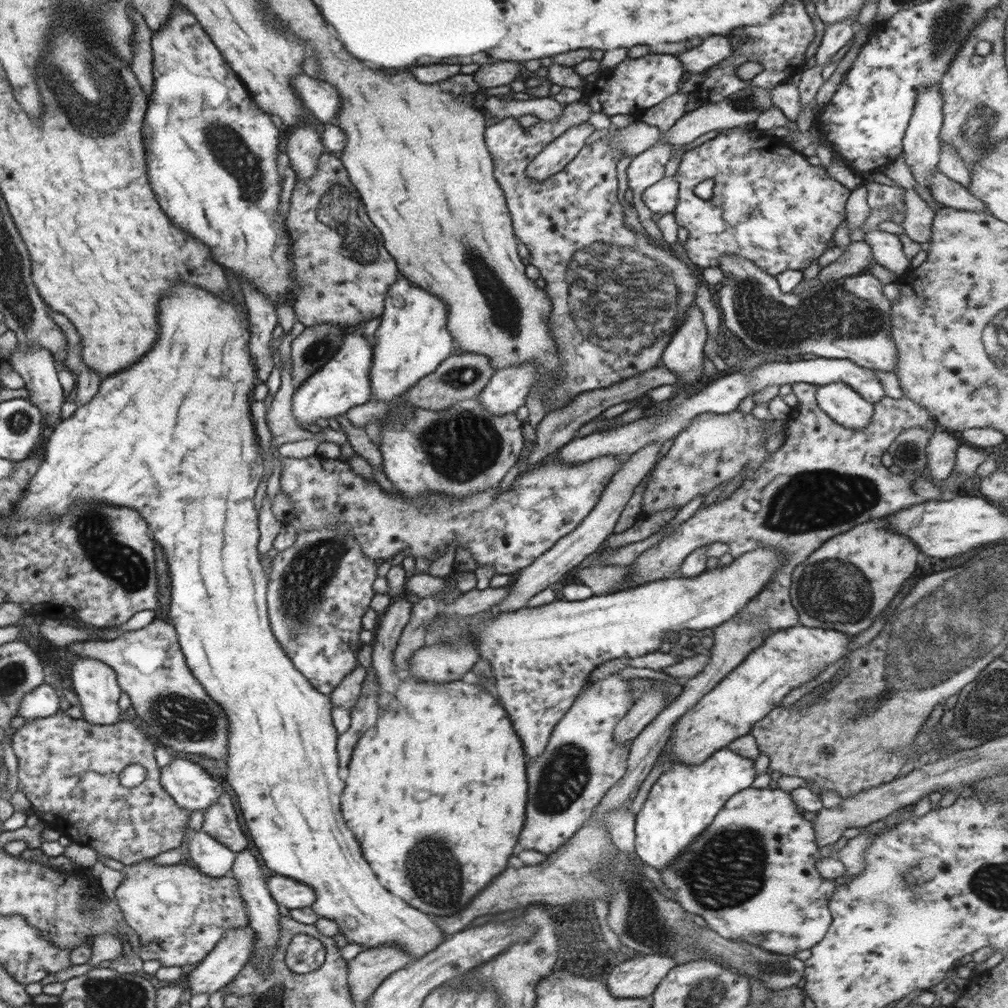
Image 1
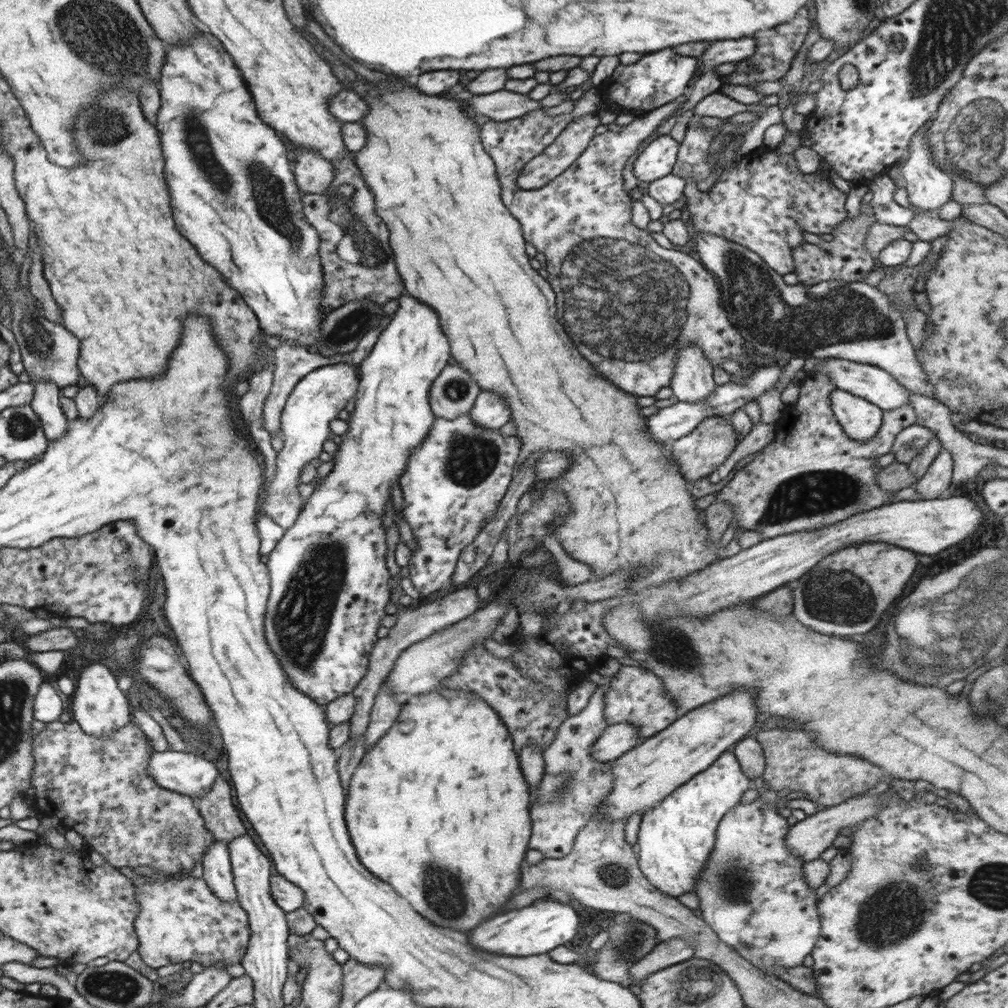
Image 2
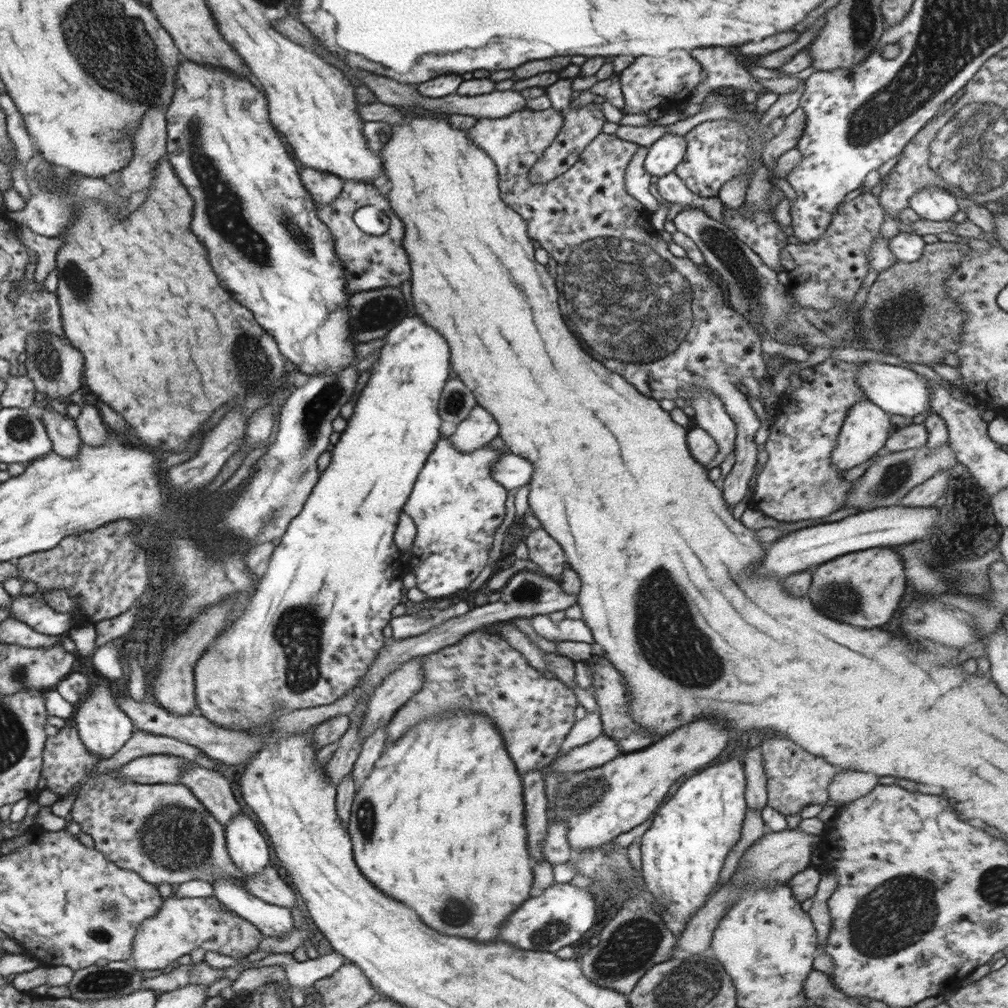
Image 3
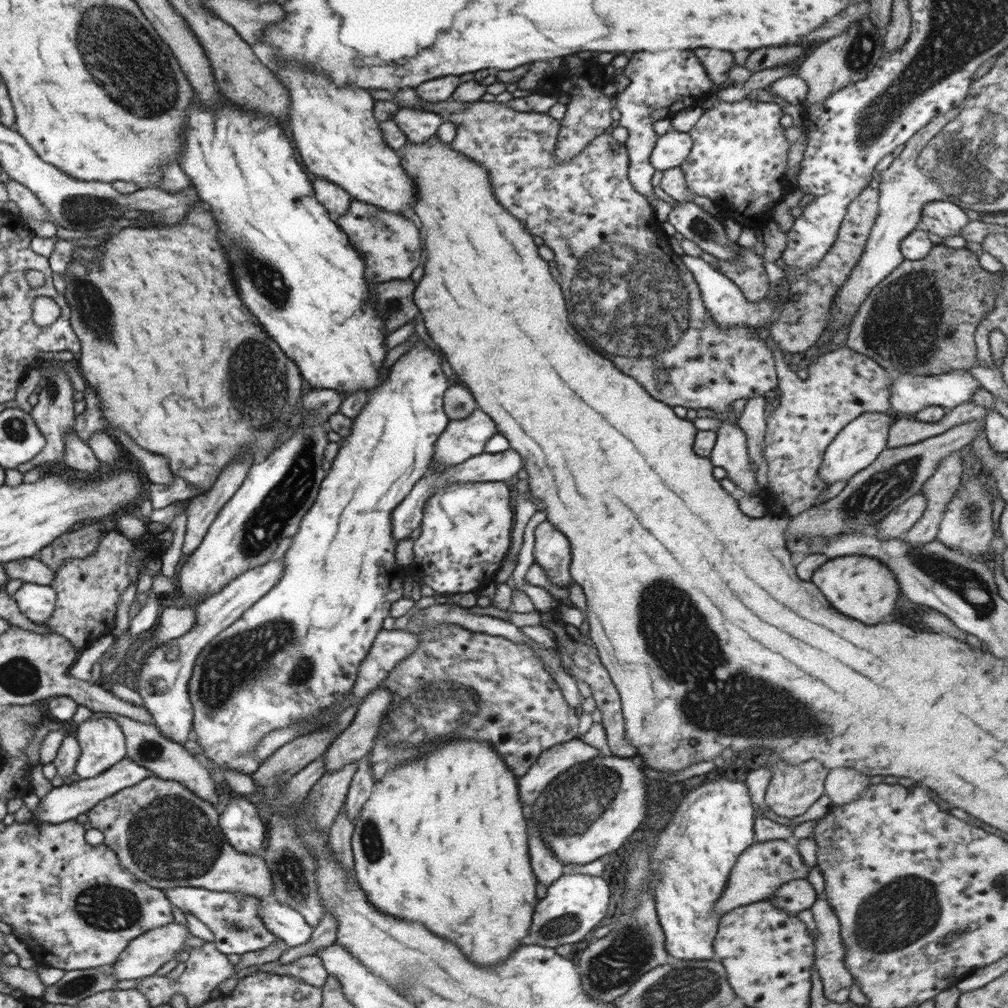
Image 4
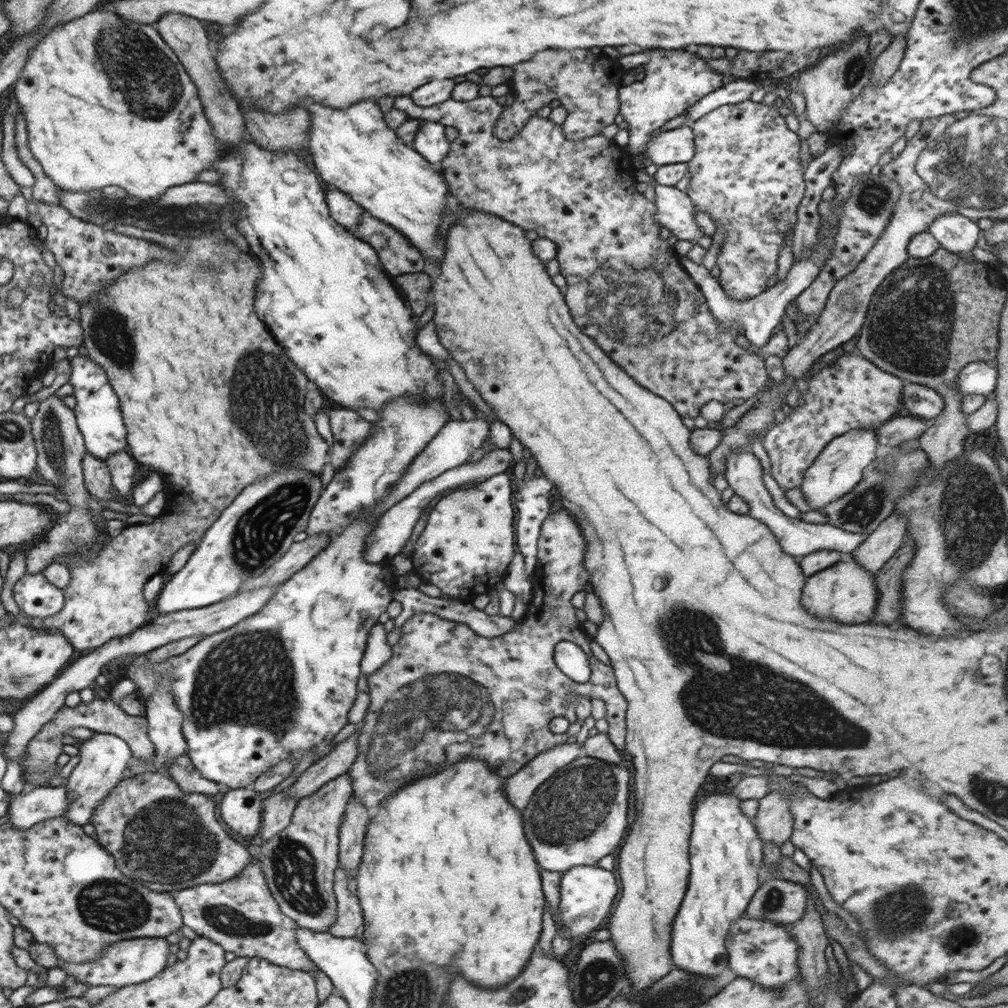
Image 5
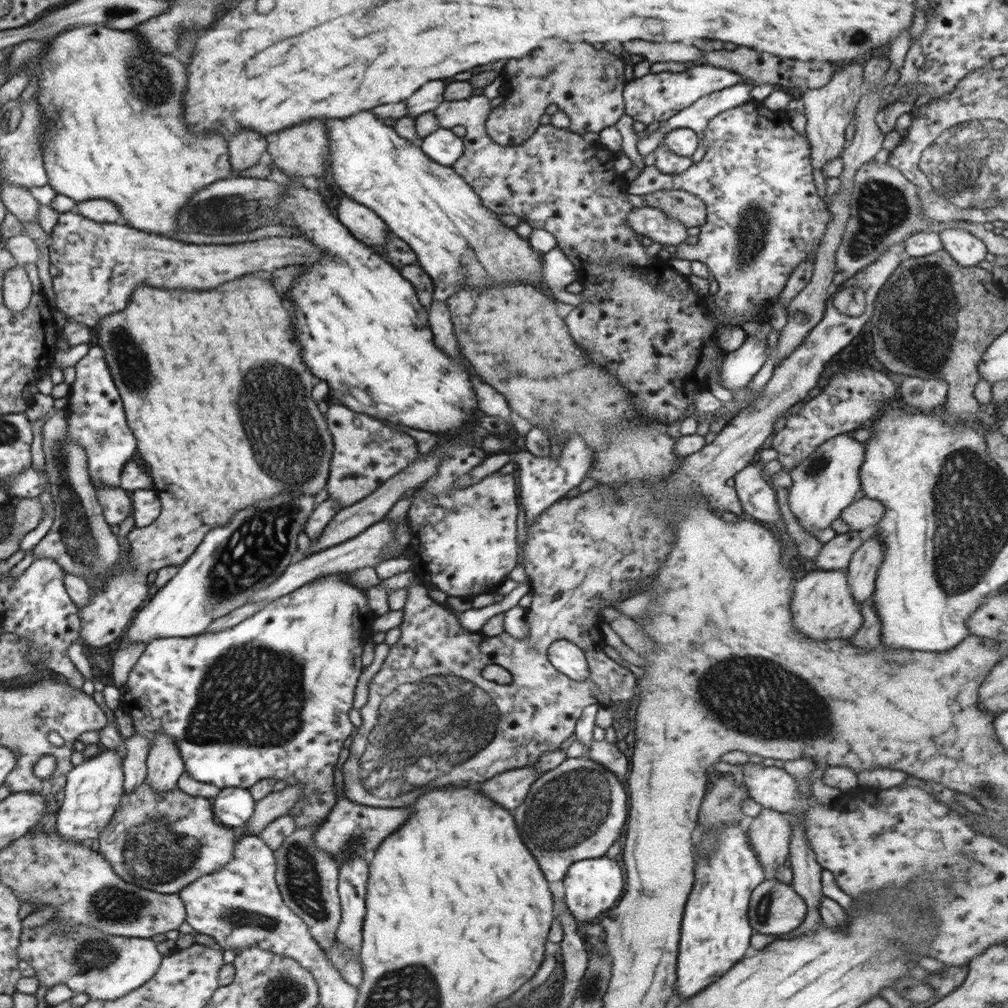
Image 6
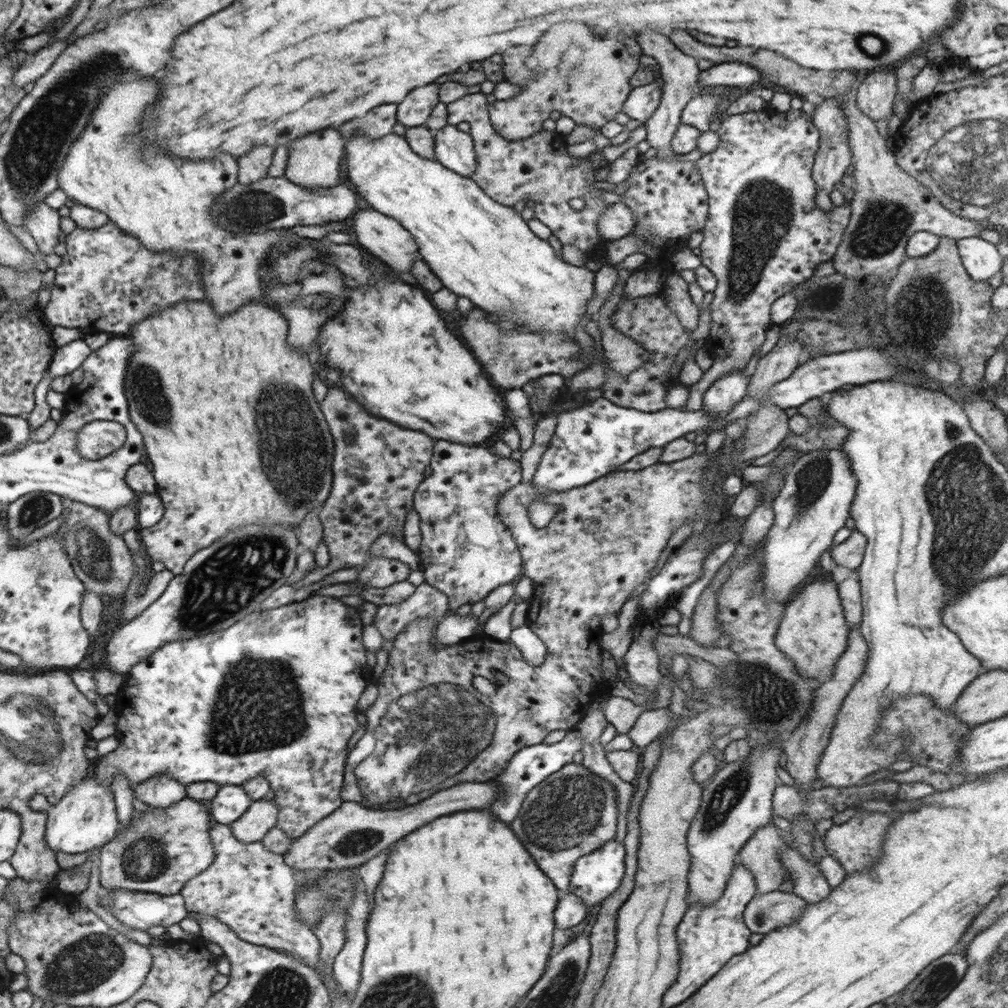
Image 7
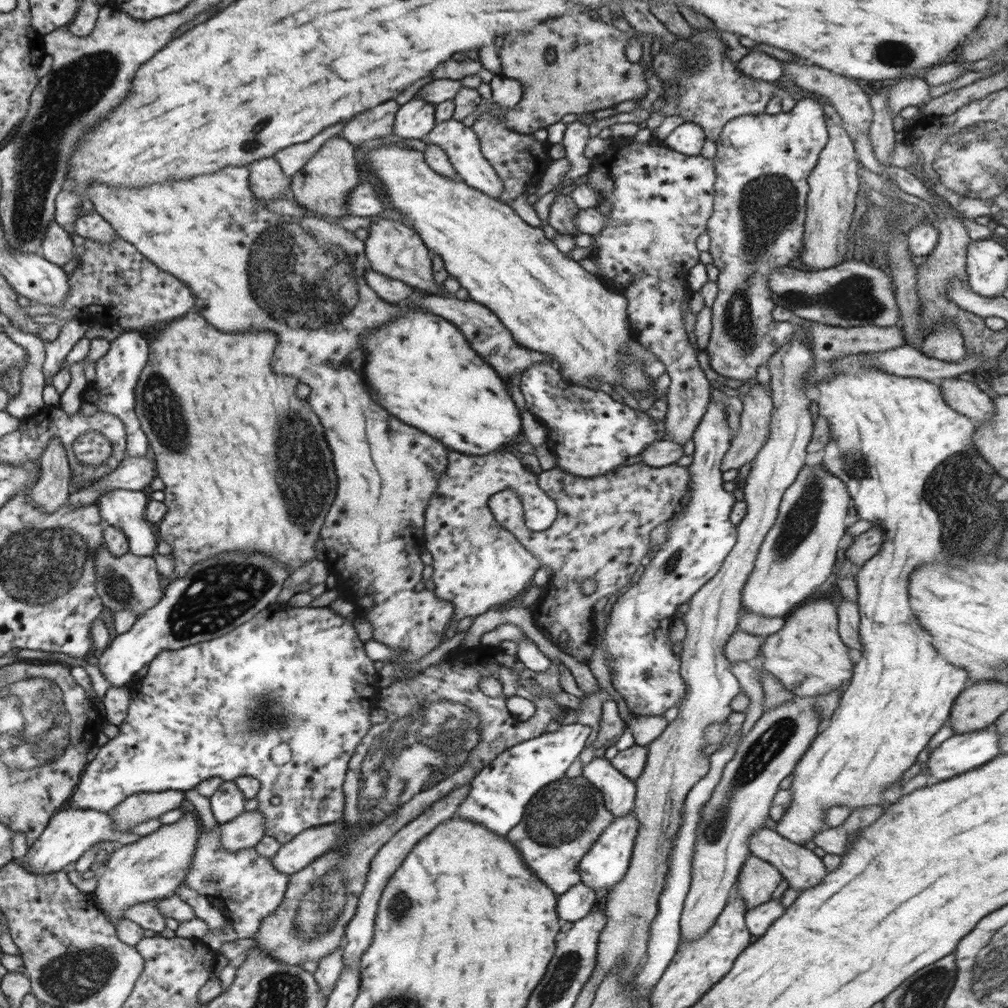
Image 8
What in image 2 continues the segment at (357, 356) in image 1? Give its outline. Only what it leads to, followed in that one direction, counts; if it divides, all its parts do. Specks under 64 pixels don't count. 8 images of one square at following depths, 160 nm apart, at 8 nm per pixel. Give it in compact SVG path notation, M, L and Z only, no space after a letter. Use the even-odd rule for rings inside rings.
M350 362L329 364L316 368L296 383L281 412L282 440L284 447L277 452L277 466L269 488L262 493L259 511L272 517L284 530L294 526L303 509L302 497L296 486L300 484L302 468L322 454L322 444L331 430L329 424L354 396L360 377L356 365Z

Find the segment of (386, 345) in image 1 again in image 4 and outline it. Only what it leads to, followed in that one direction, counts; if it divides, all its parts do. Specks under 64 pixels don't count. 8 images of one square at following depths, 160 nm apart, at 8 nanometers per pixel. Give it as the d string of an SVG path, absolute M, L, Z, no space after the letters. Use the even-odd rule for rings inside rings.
M418 343L410 347L408 354L404 354L388 372L388 380L383 380L375 389L368 392L367 404L362 408L361 412L353 418L351 433L342 438L340 449L334 458L330 470L326 473L320 485L316 500L304 514L300 521L297 533L292 537L292 543L283 555L282 563L284 563L284 574L280 578L280 582L273 586L263 598L260 598L250 609L246 610L242 617L238 618L230 627L220 632L216 639L212 639L210 643L200 652L193 668L193 673L189 682L189 696L192 708L194 708L193 728L194 741L196 741L205 750L206 762L212 761L217 765L226 765L228 768L238 769L241 773L251 775L262 764L255 755L255 746L258 741L272 730L283 729L290 726L296 721L318 721L318 727L327 727L331 725L341 711L336 709L336 705L340 705L350 698L352 694L351 688L357 679L357 672L360 663L366 658L371 649L372 643L376 636L383 630L384 620L390 616L390 607L394 602L403 598L400 590L392 590L394 594L386 594L386 590L390 590L390 582L384 580L376 580L382 572L382 568L392 574L397 566L396 564L396 546L398 541L392 536L392 511L406 498L406 495L414 488L414 485L427 473L429 473L429 464L431 463L433 454L435 453L435 444L438 437L444 432L444 429L451 421L444 412L443 394L448 388L448 377L442 371L442 358L438 352L434 352L426 343Z

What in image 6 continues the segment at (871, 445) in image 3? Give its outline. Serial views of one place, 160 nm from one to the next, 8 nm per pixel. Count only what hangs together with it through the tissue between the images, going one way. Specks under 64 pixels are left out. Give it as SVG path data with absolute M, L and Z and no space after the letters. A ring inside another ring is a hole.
M844 433L823 442L790 471L793 483L788 489L788 504L806 532L816 536L816 532L830 527L831 522L840 517L840 513L854 502L854 496L861 489L859 468L864 459L865 444Z

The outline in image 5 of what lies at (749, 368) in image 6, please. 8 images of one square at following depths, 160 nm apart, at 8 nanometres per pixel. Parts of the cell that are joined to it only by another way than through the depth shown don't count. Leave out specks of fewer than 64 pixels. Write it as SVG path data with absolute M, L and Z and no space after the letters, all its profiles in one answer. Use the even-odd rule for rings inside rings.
M822 226L818 228L817 234L817 244L811 255L796 259L792 263L790 270L786 273L786 276L780 282L765 289L762 294L745 301L737 301L729 297L729 294L724 290L718 278L712 276L704 265L692 262L687 256L681 257L679 261L684 270L692 276L693 282L699 287L699 290L702 291L712 316L717 320L717 324L730 328L742 326L745 330L745 337L750 342L750 347L746 348L748 354L764 354L764 346L772 336L774 328L782 321L782 316L784 316L787 309L786 306L810 286L810 283L819 275L821 266L825 262L823 259L823 256L825 256L825 242L820 239L820 234L823 234Z

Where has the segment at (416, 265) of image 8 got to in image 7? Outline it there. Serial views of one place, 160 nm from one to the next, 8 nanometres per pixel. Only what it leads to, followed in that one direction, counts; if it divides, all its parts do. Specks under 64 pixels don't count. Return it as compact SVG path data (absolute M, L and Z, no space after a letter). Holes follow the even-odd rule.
M360 209L356 212L352 216L352 230L362 247L388 264L395 272L411 272L412 263L420 258L417 244L408 230L404 229L394 218L389 218L377 212L376 209Z

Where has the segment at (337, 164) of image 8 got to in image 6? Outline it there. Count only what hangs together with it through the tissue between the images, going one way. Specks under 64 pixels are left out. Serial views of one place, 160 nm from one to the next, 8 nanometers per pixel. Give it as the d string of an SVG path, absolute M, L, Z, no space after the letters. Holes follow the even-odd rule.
M308 120L298 126L279 130L278 133L268 133L264 138L268 143L268 154L272 157L274 166L278 167L286 176L298 175L302 178L315 176L317 178L325 175L326 156L330 156L330 139L320 120Z

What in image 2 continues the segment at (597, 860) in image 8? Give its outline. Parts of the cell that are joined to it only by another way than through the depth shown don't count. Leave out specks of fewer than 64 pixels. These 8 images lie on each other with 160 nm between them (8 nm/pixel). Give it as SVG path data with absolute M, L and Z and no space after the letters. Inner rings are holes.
M536 900L532 905L522 909L512 909L507 913L499 913L488 922L476 926L468 940L476 948L499 954L500 956L528 956L547 953L556 946L564 945L576 936L580 918L576 910L568 904L559 901Z

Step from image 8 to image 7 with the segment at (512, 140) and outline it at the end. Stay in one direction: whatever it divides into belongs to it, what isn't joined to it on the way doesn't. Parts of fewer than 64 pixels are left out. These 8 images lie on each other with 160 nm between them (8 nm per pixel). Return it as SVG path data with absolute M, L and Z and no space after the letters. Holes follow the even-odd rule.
M466 94L464 97L450 102L447 105L448 125L458 125L461 122L467 122L470 125L469 135L474 140L474 151L476 152L476 166L471 174L471 179L496 202L504 206L513 207L520 200L532 200L536 202L536 216L540 223L548 226L552 234L563 244L563 246L573 246L588 254L590 250L598 250L598 246L607 244L606 239L602 239L598 232L598 220L600 215L604 214L607 204L601 199L599 189L596 184L595 175L598 169L592 167L588 158L580 160L570 156L566 152L567 142L565 135L556 130L542 129L536 134L524 138L520 141L508 141L502 138L492 127L490 123L488 104L486 94ZM572 198L583 198L585 205L581 210L575 210L570 207Z

